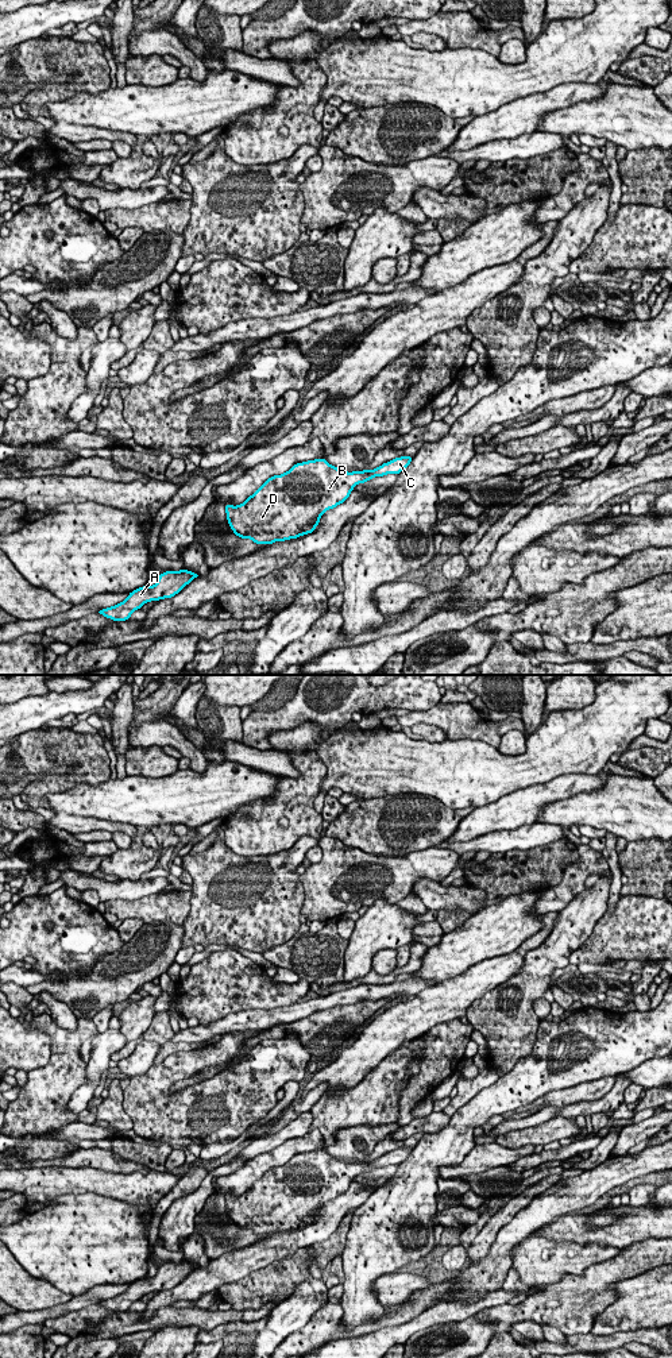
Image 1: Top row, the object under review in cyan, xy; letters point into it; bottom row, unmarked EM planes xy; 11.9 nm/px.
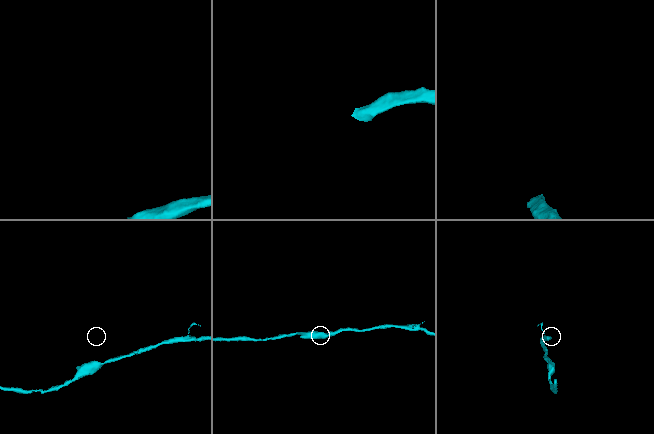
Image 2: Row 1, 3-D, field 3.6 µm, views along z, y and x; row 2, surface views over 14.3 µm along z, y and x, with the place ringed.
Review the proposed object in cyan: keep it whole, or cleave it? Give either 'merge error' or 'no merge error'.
no merge error

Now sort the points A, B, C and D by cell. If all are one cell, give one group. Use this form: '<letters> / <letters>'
A B C D

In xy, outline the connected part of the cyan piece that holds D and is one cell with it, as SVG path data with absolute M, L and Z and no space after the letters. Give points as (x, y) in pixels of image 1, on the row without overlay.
M401 1147L368 1162L341 1162L329 1156L325 1149L294 1156L289 1162L274 1166L254 1183L243 1195L232 1197L225 1195L227 1211L233 1224L242 1230L250 1230L255 1235L273 1235L297 1230L314 1223L320 1208L329 1200L343 1195L359 1174L371 1172L374 1168L387 1165L398 1166L405 1161L413 1147Z

